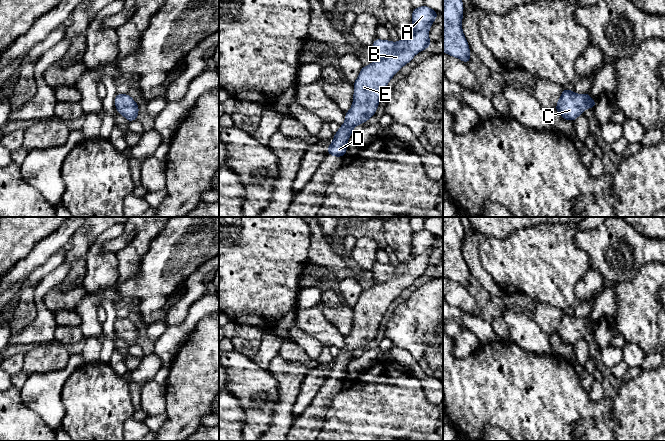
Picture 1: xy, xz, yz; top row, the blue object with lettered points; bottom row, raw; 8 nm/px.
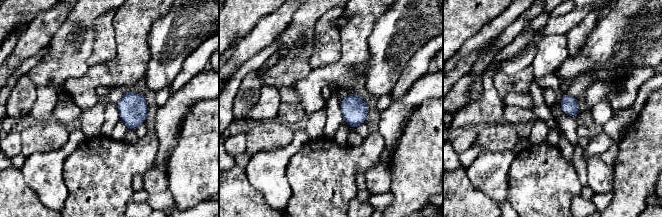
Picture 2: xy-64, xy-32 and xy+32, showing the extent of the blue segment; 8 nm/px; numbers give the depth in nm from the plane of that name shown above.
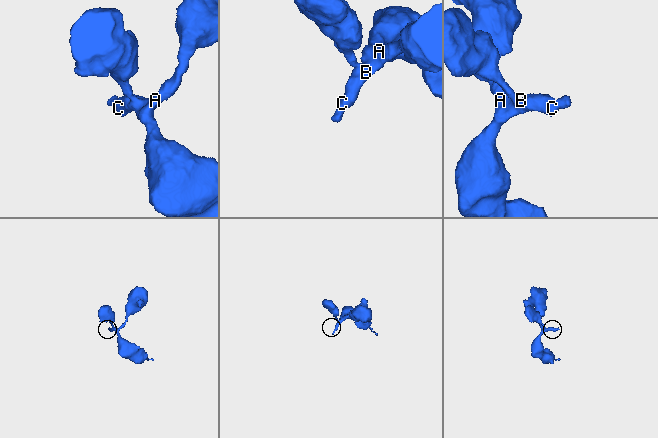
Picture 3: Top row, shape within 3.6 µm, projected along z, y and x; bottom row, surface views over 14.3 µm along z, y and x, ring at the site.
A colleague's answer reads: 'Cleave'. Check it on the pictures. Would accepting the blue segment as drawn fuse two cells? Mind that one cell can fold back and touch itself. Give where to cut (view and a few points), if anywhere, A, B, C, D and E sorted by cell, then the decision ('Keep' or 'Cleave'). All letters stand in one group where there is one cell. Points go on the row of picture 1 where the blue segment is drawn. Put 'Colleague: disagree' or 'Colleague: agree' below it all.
No split. Groups: A B C D E. Keep
Colleague: disagree

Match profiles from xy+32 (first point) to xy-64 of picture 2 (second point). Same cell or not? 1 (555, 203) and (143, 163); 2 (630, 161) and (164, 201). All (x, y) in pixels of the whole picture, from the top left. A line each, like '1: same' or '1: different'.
1: same
2: different

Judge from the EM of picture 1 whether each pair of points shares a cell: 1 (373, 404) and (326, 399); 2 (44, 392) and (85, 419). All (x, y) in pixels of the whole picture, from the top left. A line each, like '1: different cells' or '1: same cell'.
1: different cells
2: different cells

